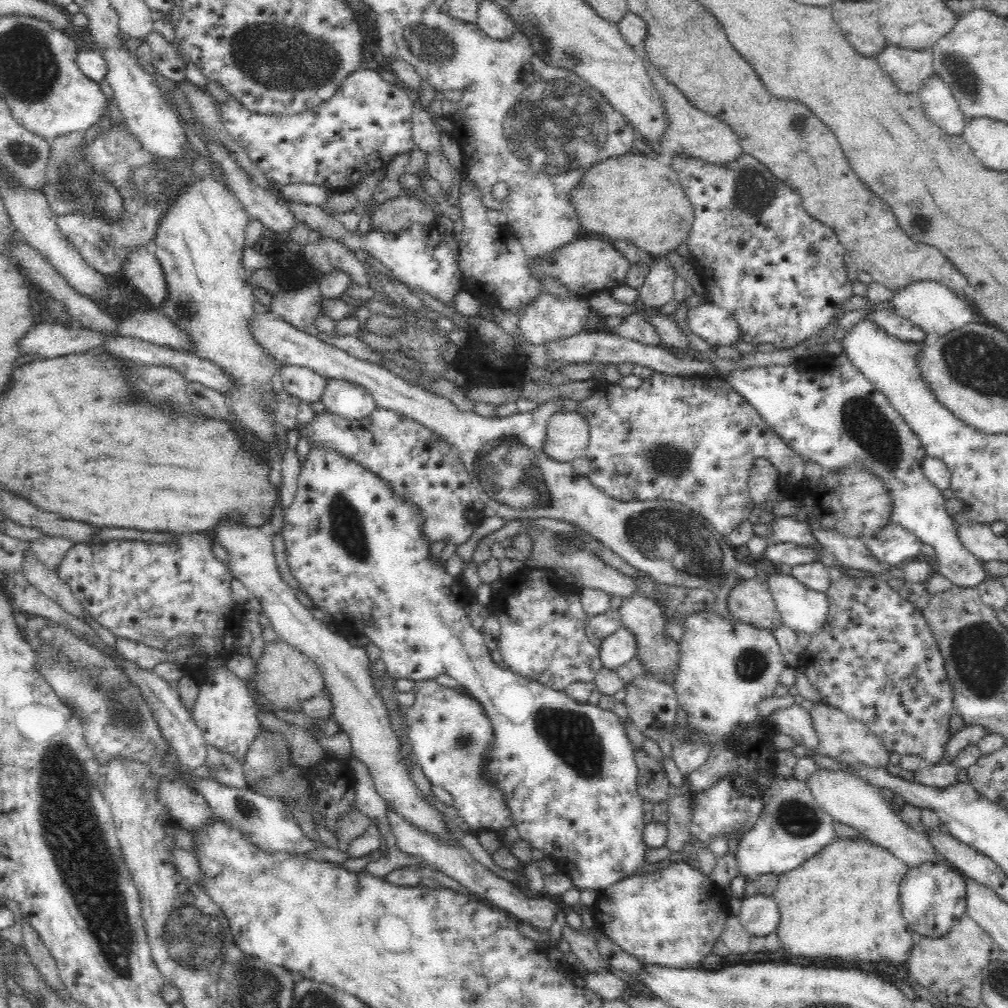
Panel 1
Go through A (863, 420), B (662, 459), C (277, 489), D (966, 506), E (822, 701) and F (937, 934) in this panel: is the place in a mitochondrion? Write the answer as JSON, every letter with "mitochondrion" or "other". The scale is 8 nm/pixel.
{"A":"mitochondrion","B":"mitochondrion","C":"other","D":"other","E":"other","F":"other"}

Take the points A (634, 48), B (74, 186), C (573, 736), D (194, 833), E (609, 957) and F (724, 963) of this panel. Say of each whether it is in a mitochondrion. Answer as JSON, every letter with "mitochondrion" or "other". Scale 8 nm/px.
{"A":"other","B":"mitochondrion","C":"mitochondrion","D":"other","E":"other","F":"other"}

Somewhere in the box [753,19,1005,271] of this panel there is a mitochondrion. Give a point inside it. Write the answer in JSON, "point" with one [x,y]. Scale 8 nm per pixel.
{"point":[967,79]}

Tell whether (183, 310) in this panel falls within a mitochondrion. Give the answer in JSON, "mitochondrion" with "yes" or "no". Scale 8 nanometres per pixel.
{"mitochondrion":"yes"}

